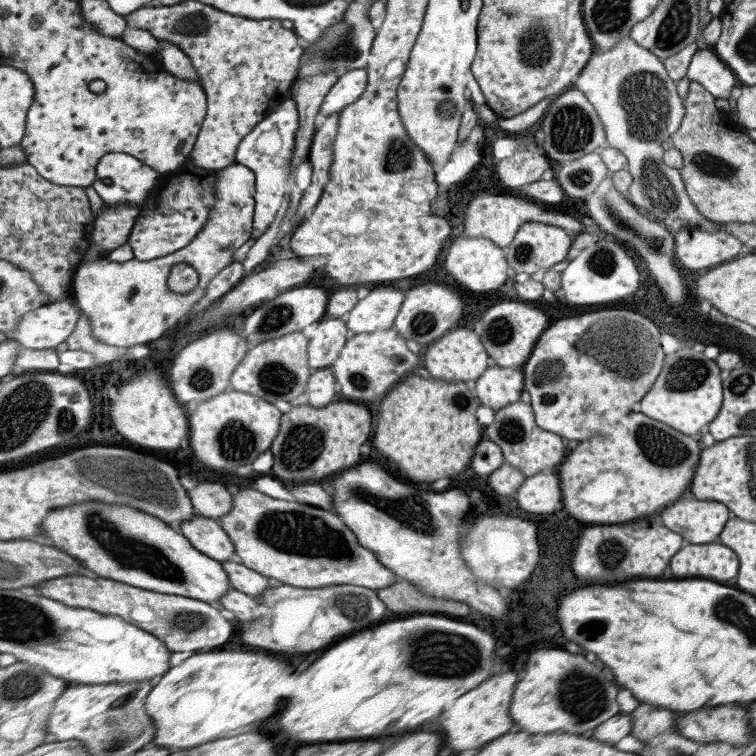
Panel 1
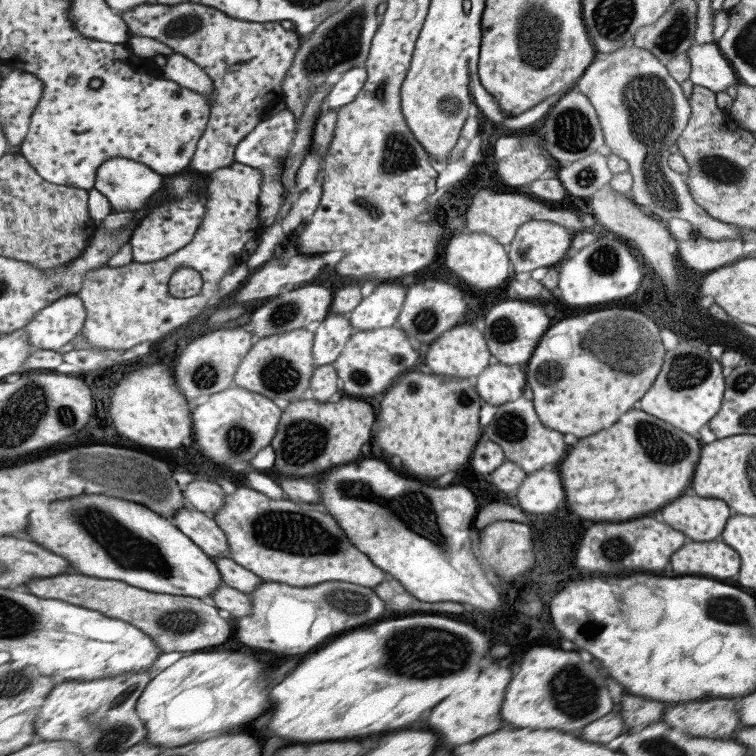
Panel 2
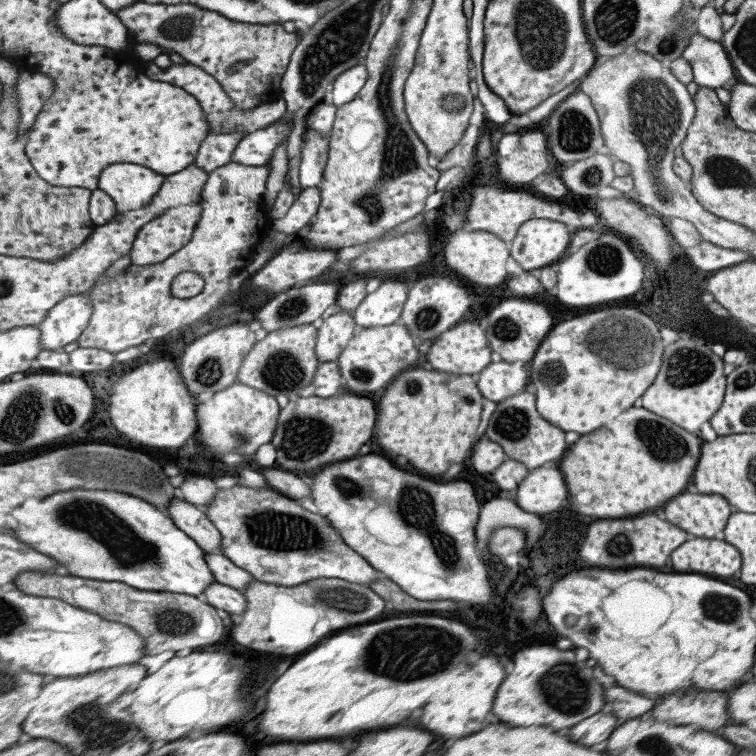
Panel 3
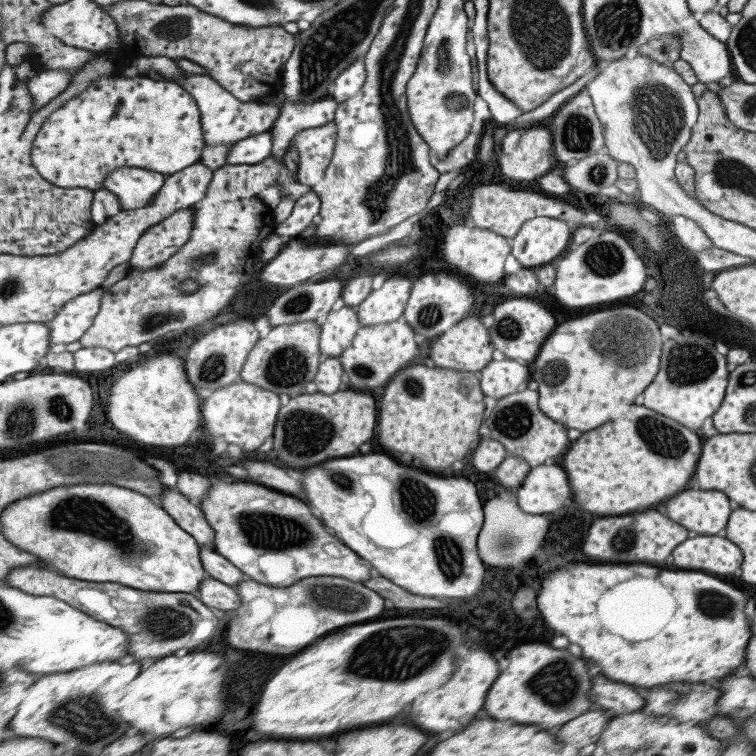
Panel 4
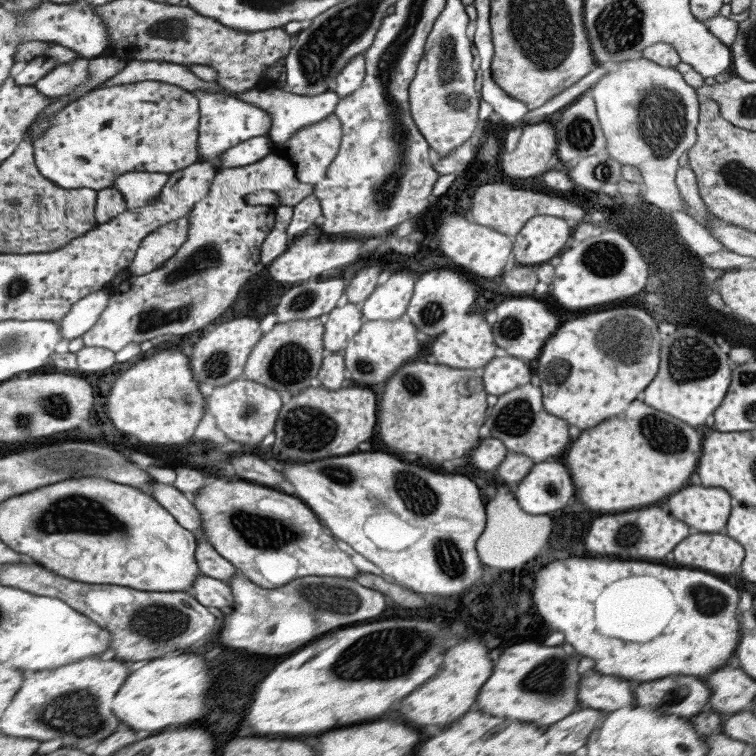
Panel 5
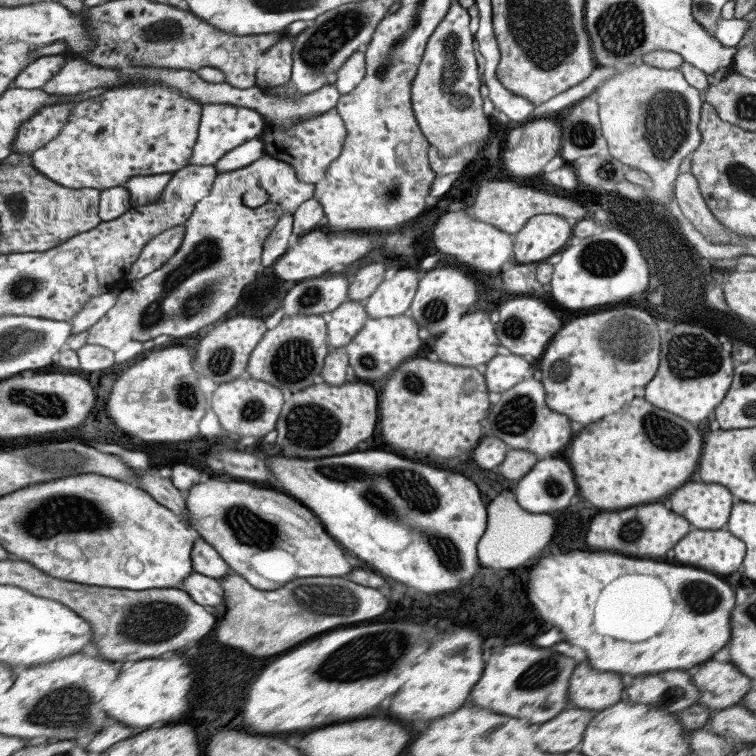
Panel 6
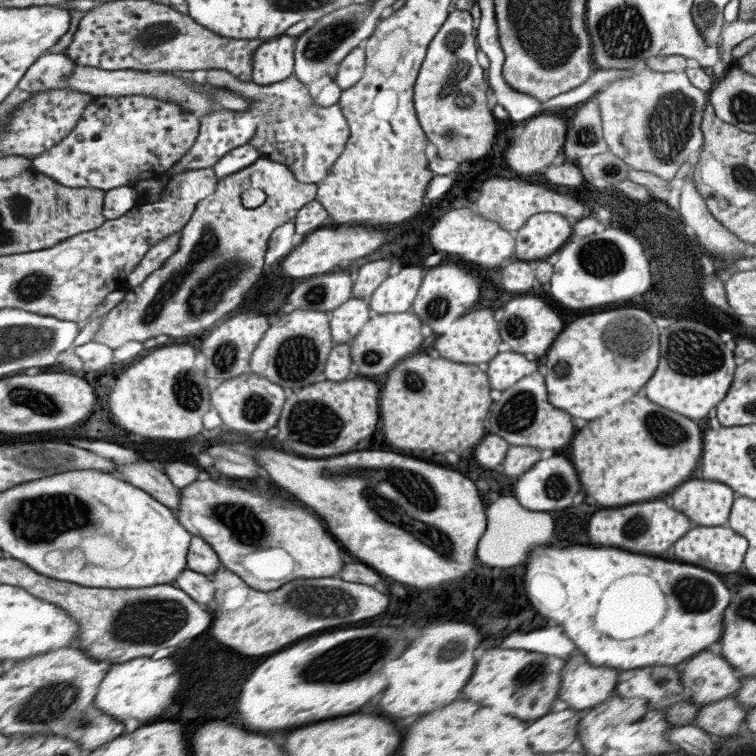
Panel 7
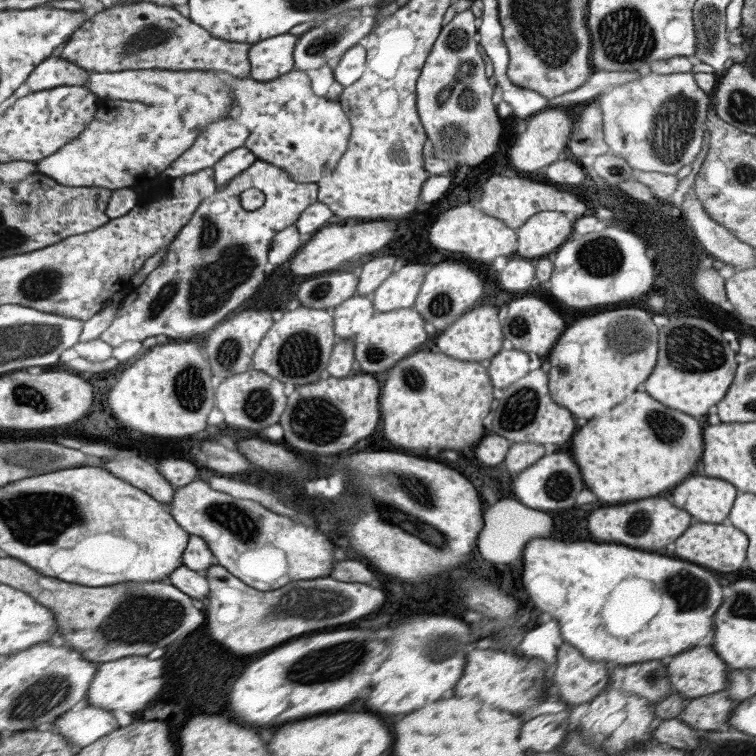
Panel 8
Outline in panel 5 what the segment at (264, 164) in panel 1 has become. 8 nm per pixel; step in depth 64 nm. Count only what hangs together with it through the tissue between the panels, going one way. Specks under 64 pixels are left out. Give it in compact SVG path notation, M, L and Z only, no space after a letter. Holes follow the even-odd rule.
M268 135L258 136L229 148L221 156L220 168L237 168L255 164L272 153Z

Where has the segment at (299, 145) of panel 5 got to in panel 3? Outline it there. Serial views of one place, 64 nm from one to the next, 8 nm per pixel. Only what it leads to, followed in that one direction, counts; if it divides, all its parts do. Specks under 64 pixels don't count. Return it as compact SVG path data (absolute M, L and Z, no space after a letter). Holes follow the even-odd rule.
M309 129L302 134L301 163L299 166L300 186L309 188L318 186L325 178L330 158L331 136Z

